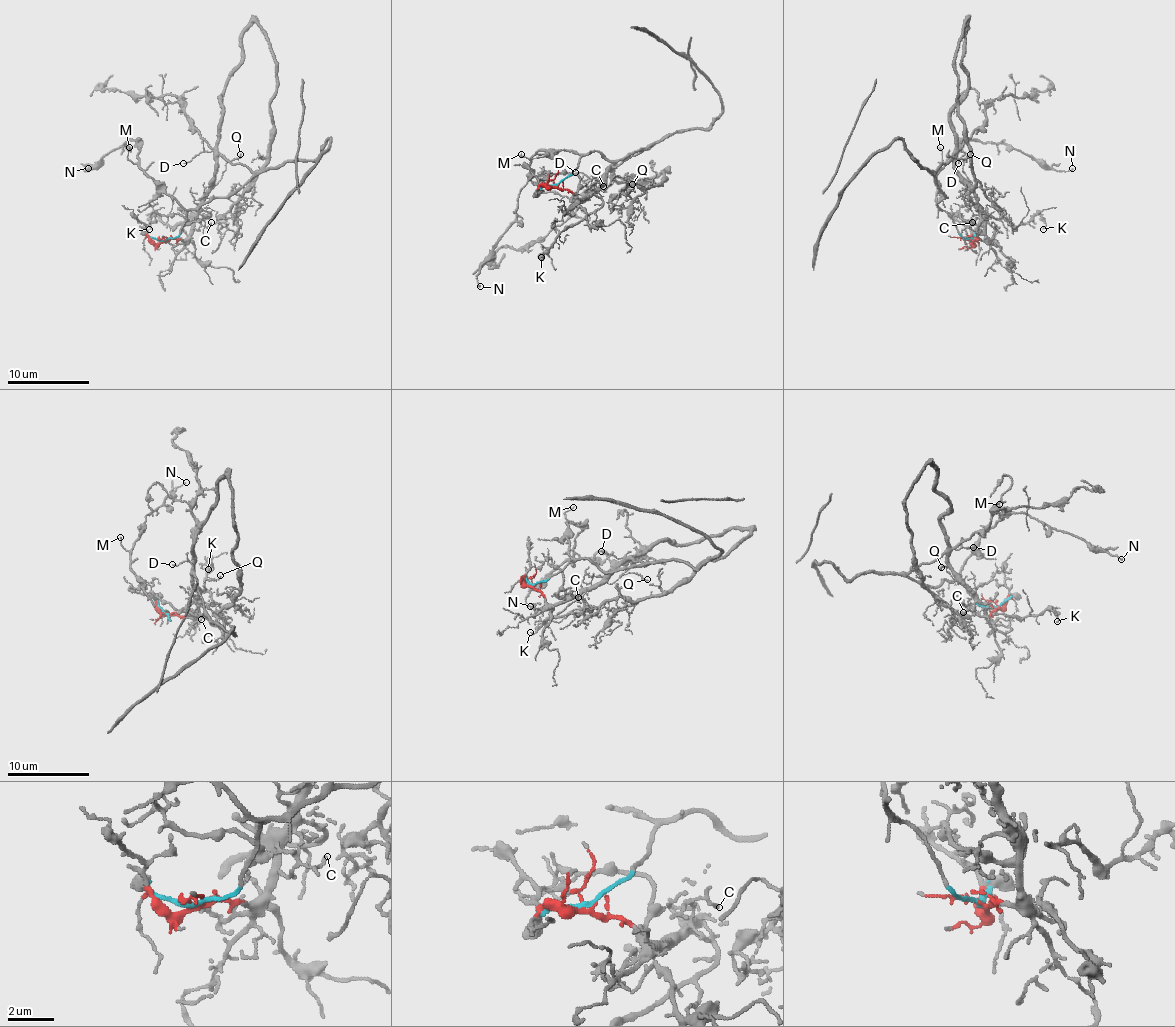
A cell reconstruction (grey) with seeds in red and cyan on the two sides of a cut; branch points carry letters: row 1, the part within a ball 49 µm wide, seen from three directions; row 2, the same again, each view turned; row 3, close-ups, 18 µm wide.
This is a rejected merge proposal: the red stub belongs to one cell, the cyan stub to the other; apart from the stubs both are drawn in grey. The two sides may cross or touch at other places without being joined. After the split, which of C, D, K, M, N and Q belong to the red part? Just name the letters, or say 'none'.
C, D, K, Q

